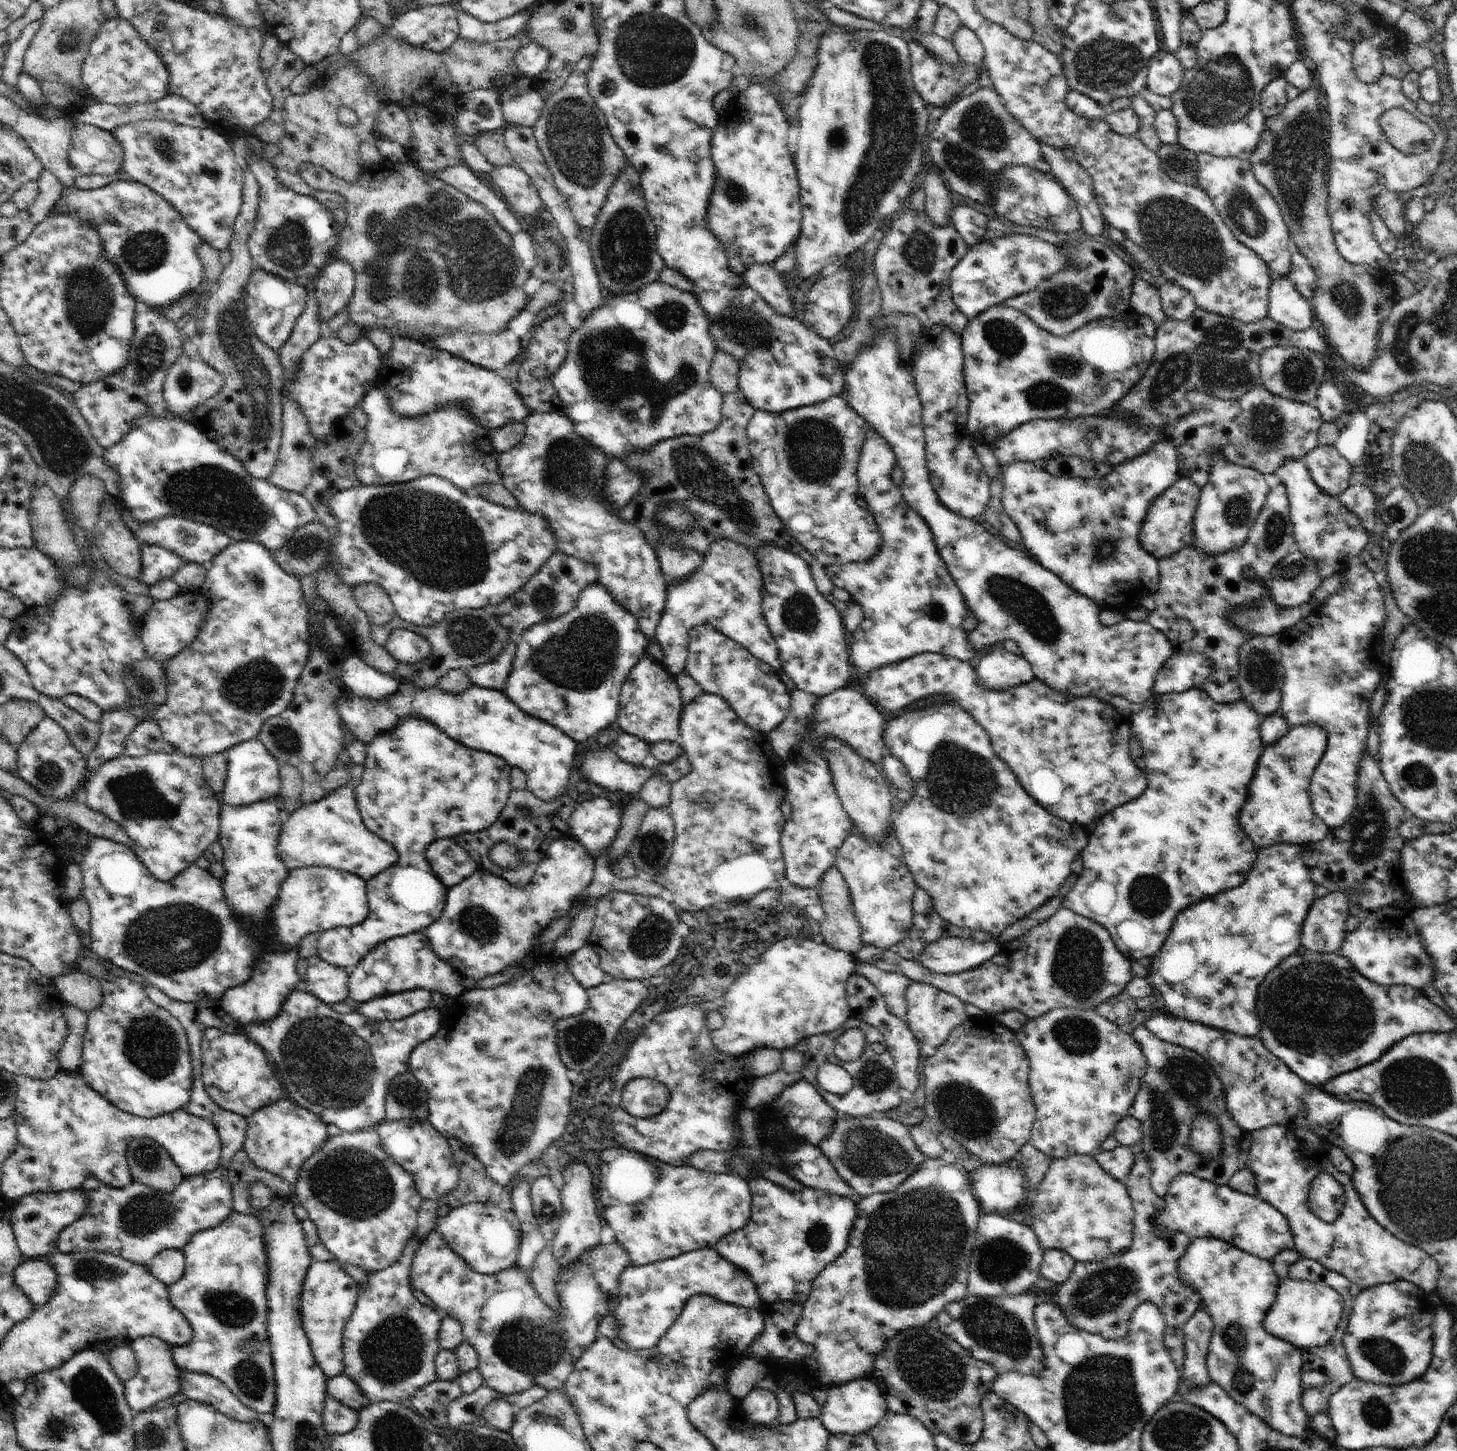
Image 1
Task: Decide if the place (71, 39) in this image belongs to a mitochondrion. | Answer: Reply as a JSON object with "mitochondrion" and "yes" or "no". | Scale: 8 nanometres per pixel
{"mitochondrion":"yes"}

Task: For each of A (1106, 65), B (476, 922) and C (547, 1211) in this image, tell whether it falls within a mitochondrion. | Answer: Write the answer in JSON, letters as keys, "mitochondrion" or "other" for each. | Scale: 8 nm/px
{"A":"mitochondrion","B":"mitochondrion","C":"mitochondrion"}

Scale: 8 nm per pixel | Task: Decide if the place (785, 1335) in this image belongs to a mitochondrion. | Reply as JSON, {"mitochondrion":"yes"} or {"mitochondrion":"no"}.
{"mitochondrion":"no"}

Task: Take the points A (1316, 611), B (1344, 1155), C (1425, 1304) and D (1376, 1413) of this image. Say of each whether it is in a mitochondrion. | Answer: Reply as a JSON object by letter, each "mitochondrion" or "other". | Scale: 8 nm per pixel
{"A":"other","B":"other","C":"other","D":"mitochondrion"}

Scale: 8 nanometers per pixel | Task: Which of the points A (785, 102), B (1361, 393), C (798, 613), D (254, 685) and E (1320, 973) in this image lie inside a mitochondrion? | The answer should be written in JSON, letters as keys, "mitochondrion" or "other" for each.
{"A":"other","B":"other","C":"mitochondrion","D":"mitochondrion","E":"mitochondrion"}

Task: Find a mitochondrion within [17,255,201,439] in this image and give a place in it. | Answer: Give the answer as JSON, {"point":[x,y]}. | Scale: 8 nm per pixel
{"point":[89,300]}

